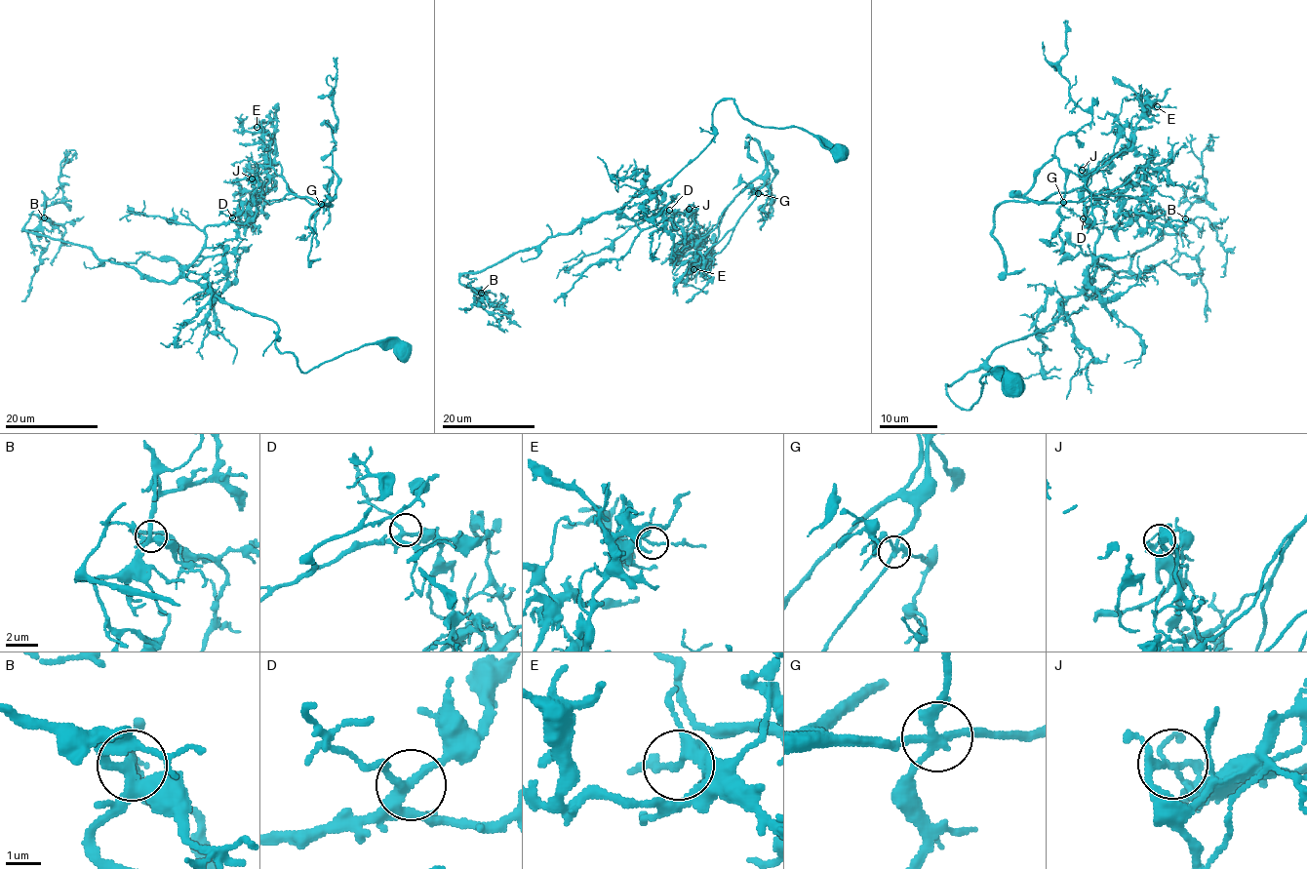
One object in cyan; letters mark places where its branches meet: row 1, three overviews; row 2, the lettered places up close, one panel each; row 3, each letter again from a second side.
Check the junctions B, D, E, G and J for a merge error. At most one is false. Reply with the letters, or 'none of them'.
J

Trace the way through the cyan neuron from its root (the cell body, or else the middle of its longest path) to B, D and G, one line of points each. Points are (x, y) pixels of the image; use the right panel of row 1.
B: (1011, 383), (985, 375), (970, 409), (946, 390), (995, 348), (1042, 332), (1072, 296), (1096, 296), (1185, 218)
D: (1011, 383), (985, 375), (970, 409), (946, 390), (995, 348), (1042, 332), (1088, 285), (1099, 232), (1083, 218)
G: (1011, 383), (985, 375), (970, 409), (946, 390), (1088, 285), (1085, 204), (1119, 193), (1045, 201), (1063, 201)

